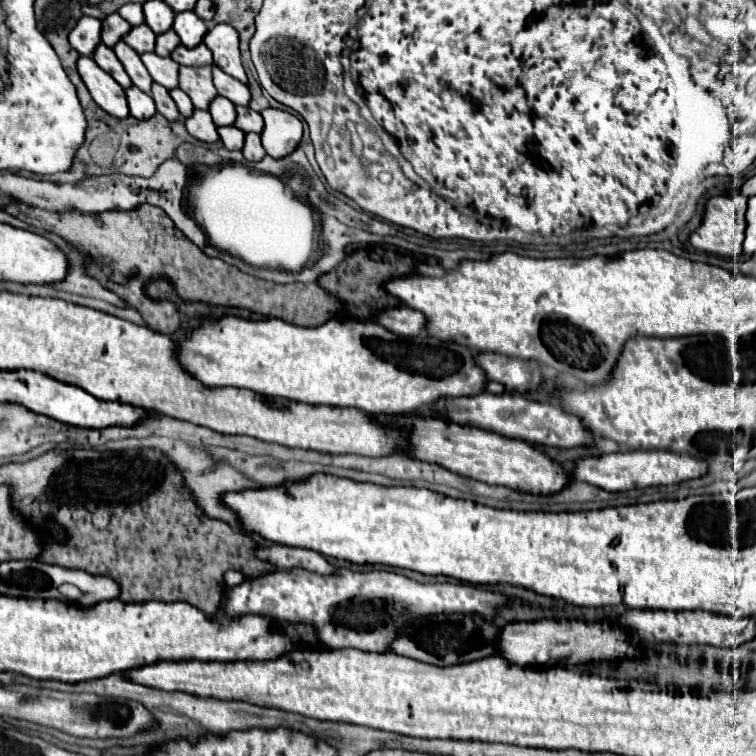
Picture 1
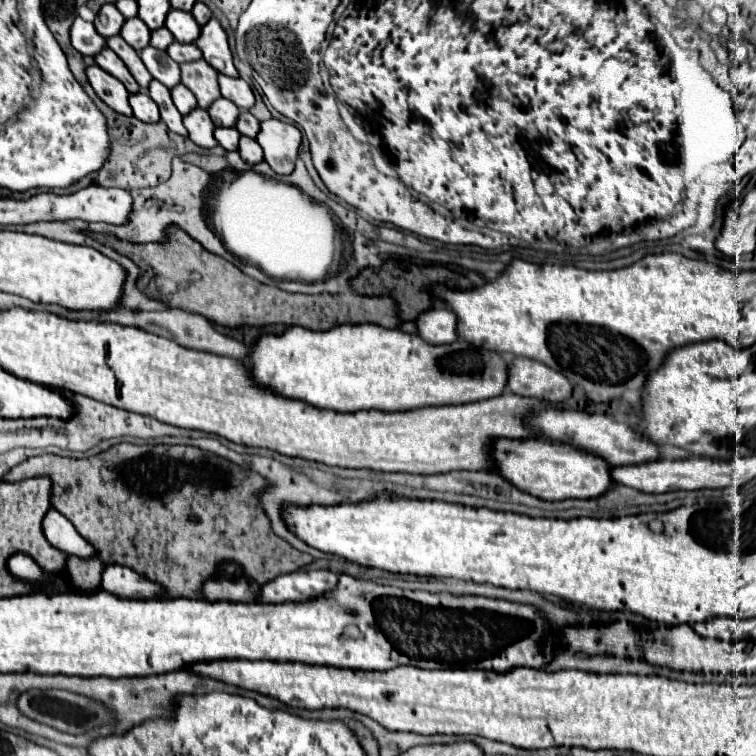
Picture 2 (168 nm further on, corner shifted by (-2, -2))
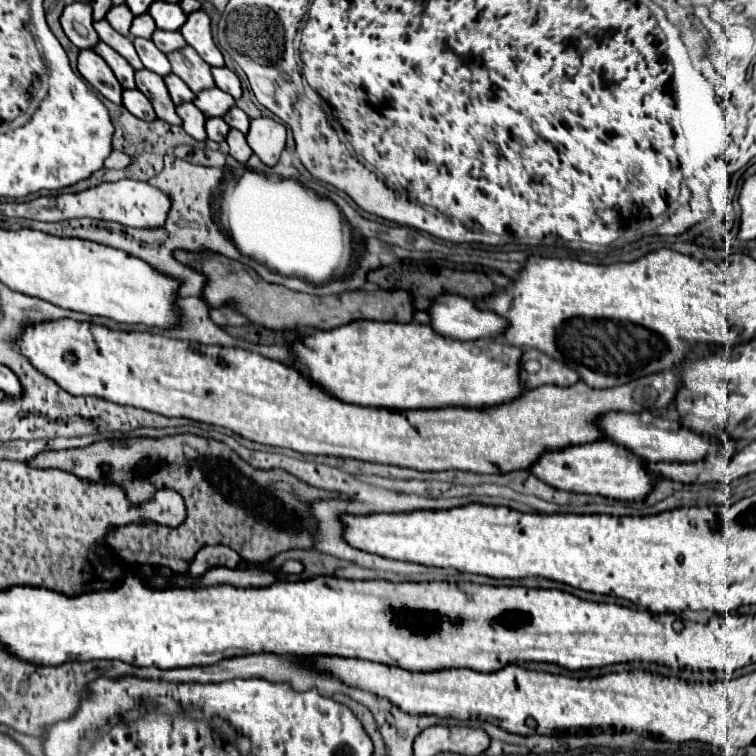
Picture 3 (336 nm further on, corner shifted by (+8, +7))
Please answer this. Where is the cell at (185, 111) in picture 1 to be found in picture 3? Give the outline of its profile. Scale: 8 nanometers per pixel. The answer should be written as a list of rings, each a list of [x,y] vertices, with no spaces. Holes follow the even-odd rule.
[[[170,73],[168,77],[164,77],[164,81],[166,81],[166,87],[168,87],[168,91],[170,91],[170,97],[172,97],[172,101],[174,101],[176,105],[194,99],[194,93],[188,91],[188,85],[186,85],[180,77],[176,77],[176,75]]]

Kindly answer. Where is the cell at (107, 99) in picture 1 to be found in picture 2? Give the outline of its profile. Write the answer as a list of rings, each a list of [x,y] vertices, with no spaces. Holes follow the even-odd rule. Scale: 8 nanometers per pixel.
[[[90,66],[86,68],[88,74],[88,82],[94,88],[94,92],[98,94],[98,98],[102,102],[106,102],[114,112],[124,114],[124,116],[132,116],[132,108],[128,104],[128,96],[130,92],[122,86],[120,80],[116,80],[114,76],[110,76],[108,72],[104,72],[100,66]]]

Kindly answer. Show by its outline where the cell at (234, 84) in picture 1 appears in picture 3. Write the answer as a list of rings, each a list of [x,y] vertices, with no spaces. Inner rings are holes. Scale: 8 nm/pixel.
[[[212,67],[212,75],[216,81],[216,87],[230,93],[234,99],[240,99],[242,87],[240,87],[240,81],[238,81],[234,71],[230,71],[228,67]]]

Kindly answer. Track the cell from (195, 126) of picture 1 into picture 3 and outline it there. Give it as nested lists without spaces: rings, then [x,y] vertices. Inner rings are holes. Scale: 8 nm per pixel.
[[[182,103],[176,107],[178,115],[182,117],[182,127],[188,135],[192,135],[196,141],[206,141],[206,129],[204,129],[204,121],[206,117],[196,111],[196,105],[194,103]]]

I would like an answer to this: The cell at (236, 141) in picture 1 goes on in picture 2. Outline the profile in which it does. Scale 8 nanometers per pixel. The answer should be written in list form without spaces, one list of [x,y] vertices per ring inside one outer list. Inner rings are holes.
[[[232,126],[232,128],[216,128],[214,136],[218,140],[218,144],[224,150],[238,150],[238,140],[240,140],[240,132]]]

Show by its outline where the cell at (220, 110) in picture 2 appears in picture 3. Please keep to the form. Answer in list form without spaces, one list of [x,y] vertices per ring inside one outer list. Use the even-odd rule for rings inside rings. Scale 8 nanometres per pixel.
[[[214,87],[214,89],[206,89],[206,91],[200,91],[194,99],[194,105],[206,115],[206,117],[224,117],[230,107],[234,105],[234,99],[232,95],[224,93],[222,89]]]

